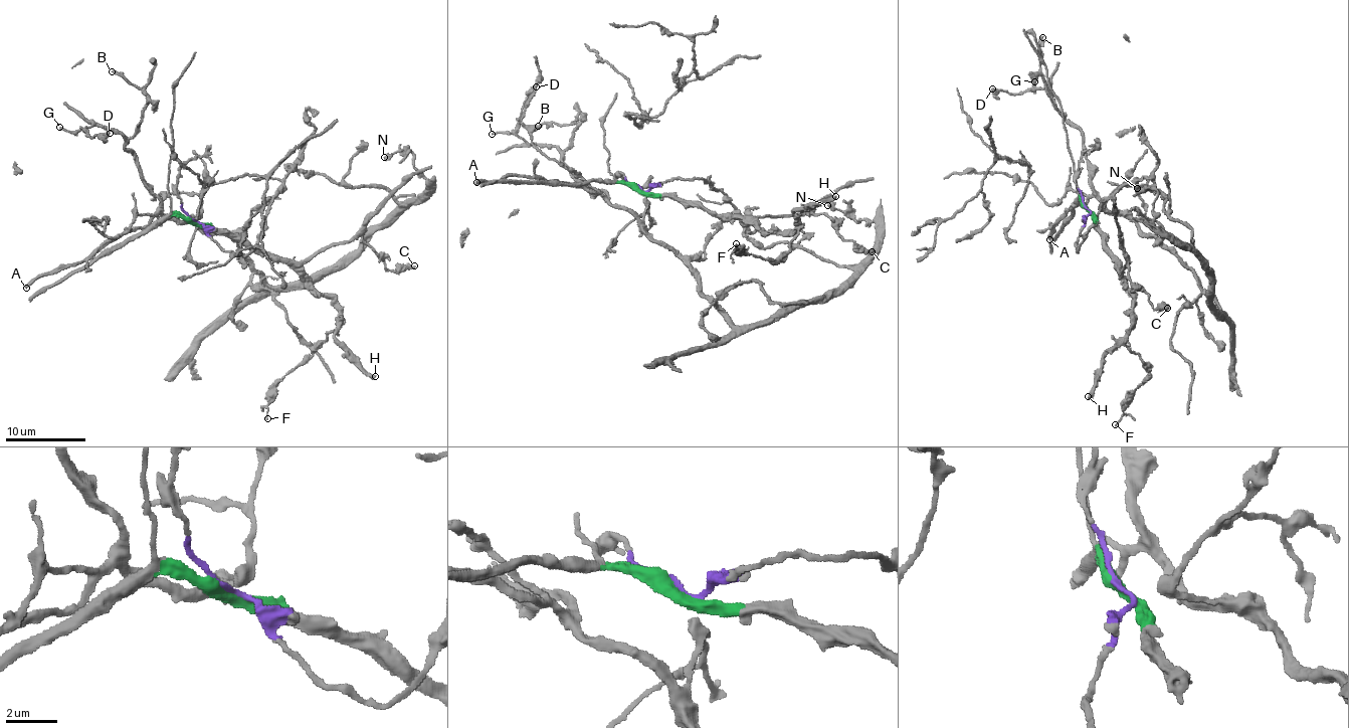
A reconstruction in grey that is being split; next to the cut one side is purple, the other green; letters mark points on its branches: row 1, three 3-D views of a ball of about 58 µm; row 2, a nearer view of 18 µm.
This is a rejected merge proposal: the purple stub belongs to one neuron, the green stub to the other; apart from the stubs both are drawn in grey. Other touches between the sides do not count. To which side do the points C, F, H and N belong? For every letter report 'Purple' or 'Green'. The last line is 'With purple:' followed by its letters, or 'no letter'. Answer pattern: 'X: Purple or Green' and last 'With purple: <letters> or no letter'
C: Green
F: Green
H: Green
N: Purple
With purple: N

